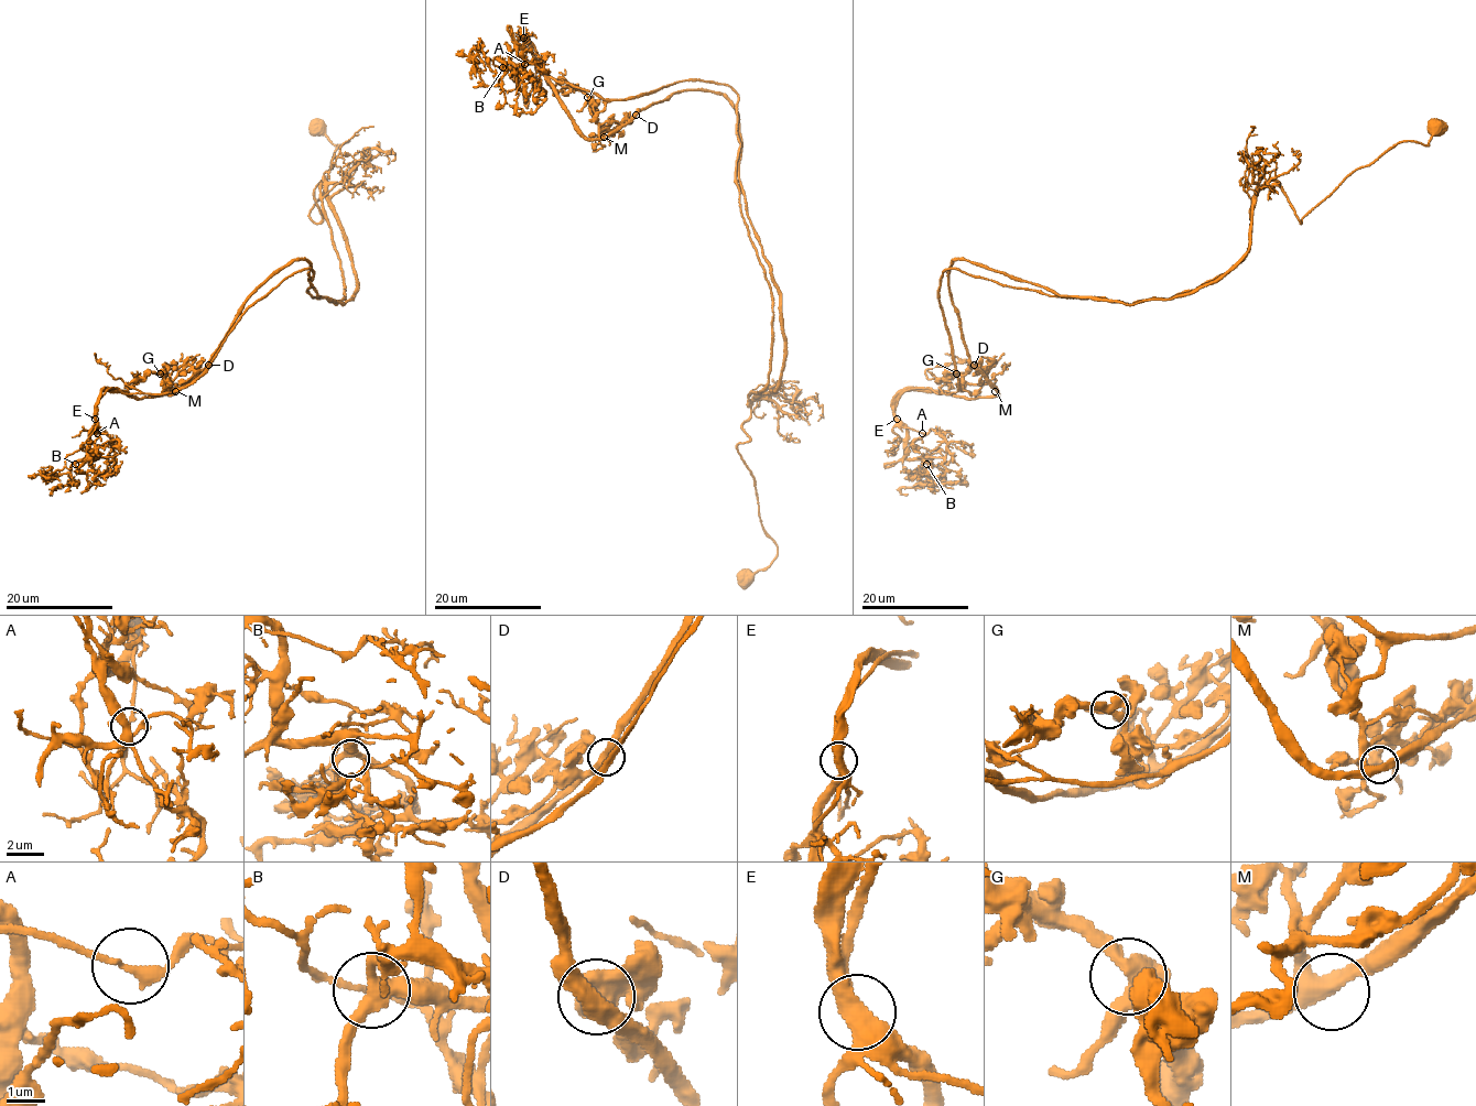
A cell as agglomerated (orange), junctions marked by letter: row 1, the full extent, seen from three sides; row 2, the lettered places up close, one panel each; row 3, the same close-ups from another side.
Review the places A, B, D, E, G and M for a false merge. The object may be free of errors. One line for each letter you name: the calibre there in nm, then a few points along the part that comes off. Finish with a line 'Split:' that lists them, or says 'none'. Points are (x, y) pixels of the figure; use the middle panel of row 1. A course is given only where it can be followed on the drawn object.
E: Thickness 480 nm. Course of the part to remove: (522, 38), (606, 98), (737, 95), (773, 318), (737, 448), (777, 546), (739, 581)
Split: E

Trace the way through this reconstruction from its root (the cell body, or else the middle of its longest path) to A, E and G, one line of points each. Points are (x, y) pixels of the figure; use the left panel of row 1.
A: (313, 127), (349, 140), (308, 214), (323, 181), (345, 296), (293, 272), (190, 386), (109, 388), (96, 432)
E: (313, 127), (349, 140), (308, 214), (323, 181), (345, 296), (293, 272), (190, 386), (109, 388), (95, 419)
G: (313, 127), (349, 140), (308, 214), (323, 181), (345, 296), (293, 272), (199, 376), (169, 394), (160, 373)

